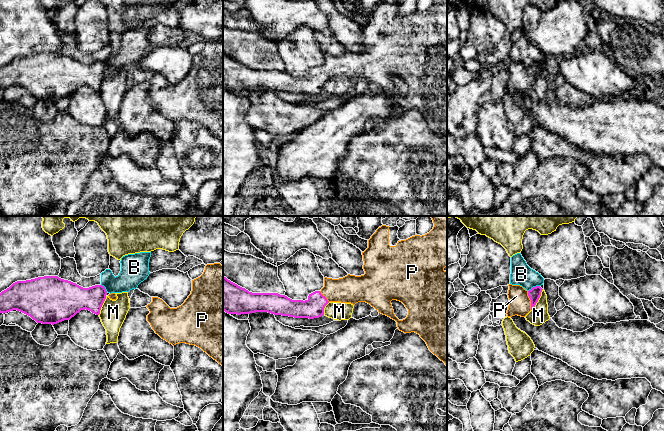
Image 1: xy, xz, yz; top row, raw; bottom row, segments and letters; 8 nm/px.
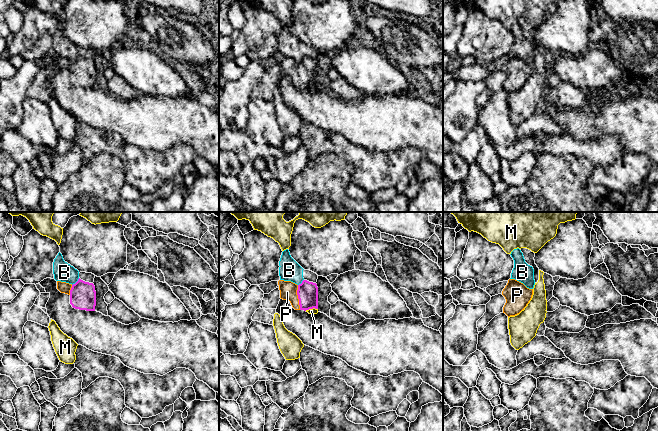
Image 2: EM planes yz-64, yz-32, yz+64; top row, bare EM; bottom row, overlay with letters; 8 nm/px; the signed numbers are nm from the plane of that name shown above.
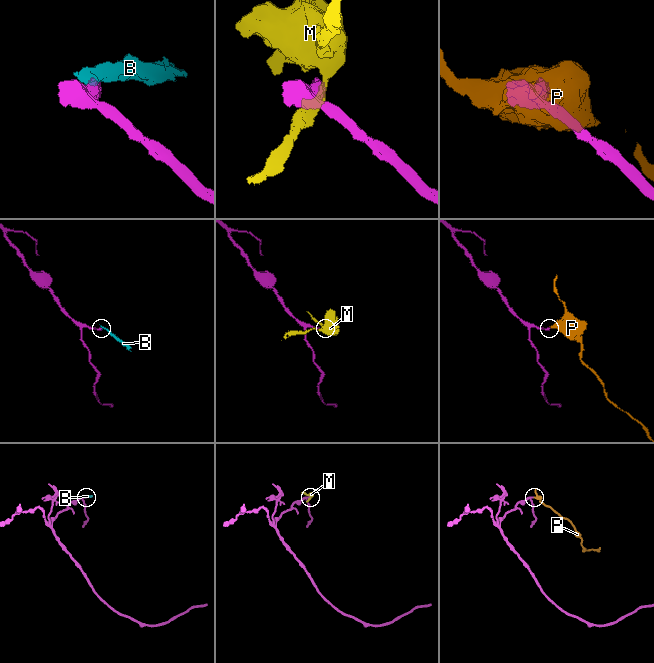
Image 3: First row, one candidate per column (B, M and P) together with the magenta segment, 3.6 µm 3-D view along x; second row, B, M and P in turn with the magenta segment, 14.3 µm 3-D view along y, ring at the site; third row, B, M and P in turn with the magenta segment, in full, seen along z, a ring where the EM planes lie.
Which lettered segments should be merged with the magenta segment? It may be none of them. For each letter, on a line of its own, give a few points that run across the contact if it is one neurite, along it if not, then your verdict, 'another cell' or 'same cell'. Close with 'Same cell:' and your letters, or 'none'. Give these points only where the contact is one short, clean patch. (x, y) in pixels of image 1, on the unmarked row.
B: line yz (539, 61), (533, 62), (528, 67); another cell
M: line yz (543, 65), (538, 77), (531, 86); another cell
P: line yz (534, 70), (530, 75), (519, 78); same cell
Same cell: P

